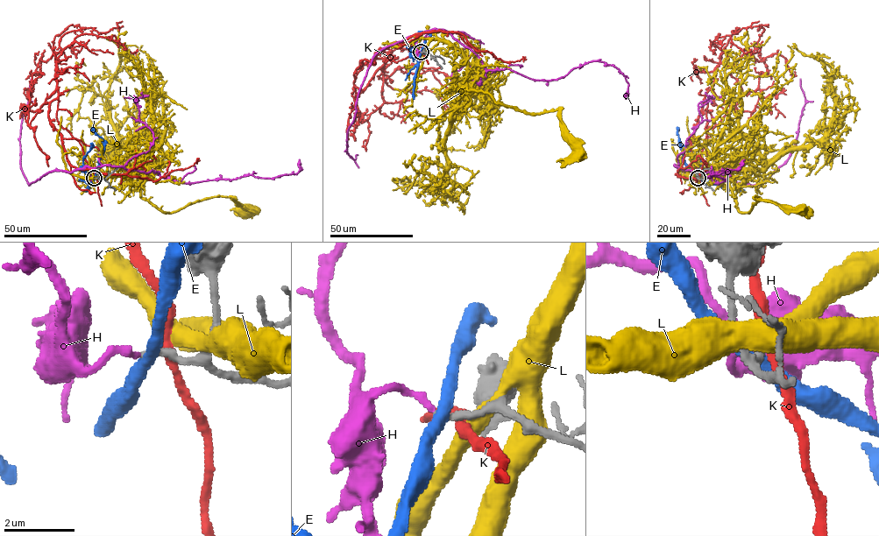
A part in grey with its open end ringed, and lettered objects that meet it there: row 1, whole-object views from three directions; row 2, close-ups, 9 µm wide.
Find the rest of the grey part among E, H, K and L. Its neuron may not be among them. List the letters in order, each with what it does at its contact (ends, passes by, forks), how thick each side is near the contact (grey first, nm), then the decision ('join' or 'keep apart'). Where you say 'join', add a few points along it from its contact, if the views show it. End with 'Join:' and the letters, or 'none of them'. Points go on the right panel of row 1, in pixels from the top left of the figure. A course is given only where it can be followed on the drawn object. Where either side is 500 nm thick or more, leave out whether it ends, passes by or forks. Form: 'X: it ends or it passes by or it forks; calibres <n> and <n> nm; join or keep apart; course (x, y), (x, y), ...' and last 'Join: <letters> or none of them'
E: it passes by; calibres 220 and 360 nm; keep apart
H: it ends; calibres 200 and 190 nm; join; course (698, 178), (675, 165), (715, 172), (713, 183), (719, 183), (726, 179), (706, 178), (737, 169), (744, 159)
K: it passes by; calibres 260 and 260 nm; keep apart
L: it passes by; calibres 200 and 440 nm; keep apart
Join: H

